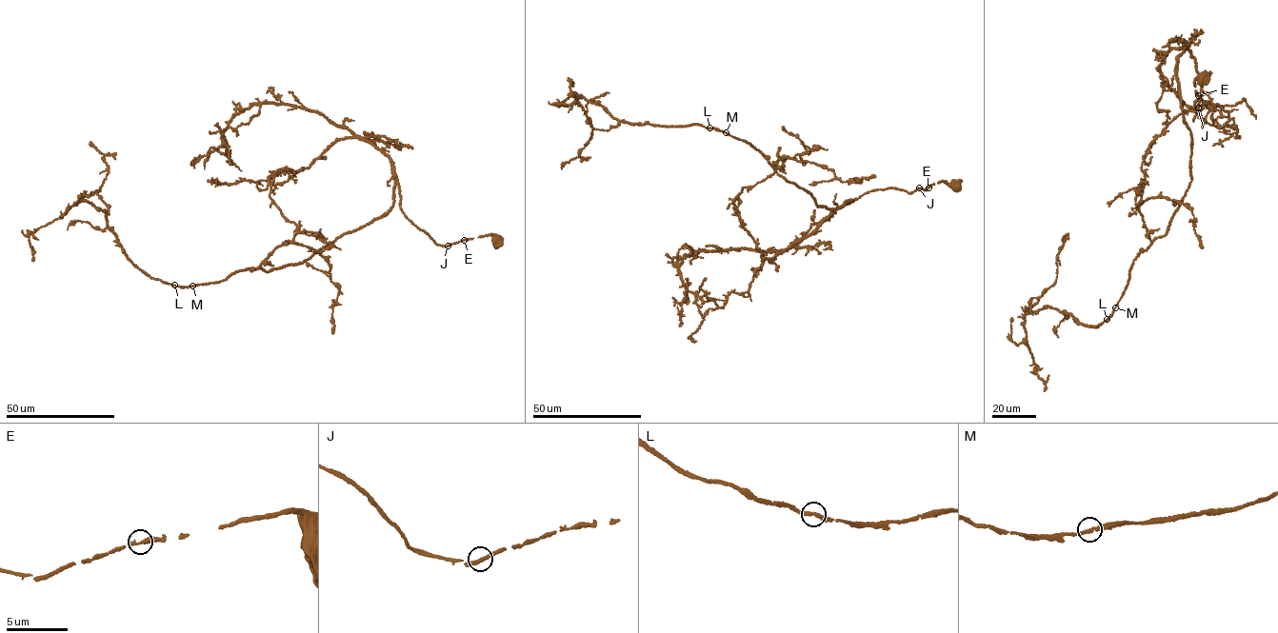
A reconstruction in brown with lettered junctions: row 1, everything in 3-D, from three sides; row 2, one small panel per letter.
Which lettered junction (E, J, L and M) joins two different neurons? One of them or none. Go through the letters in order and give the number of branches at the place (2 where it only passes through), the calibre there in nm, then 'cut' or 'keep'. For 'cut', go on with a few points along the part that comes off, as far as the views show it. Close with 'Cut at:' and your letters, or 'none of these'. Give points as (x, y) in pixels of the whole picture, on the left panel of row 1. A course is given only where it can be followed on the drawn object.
E: branches 2; calibre 240 nm; keep
J: branches 2; calibre 320 nm; keep
L: branches 2; calibre 280 nm; keep
M: branches 2; calibre 220 nm; keep
Cut at: none of these

